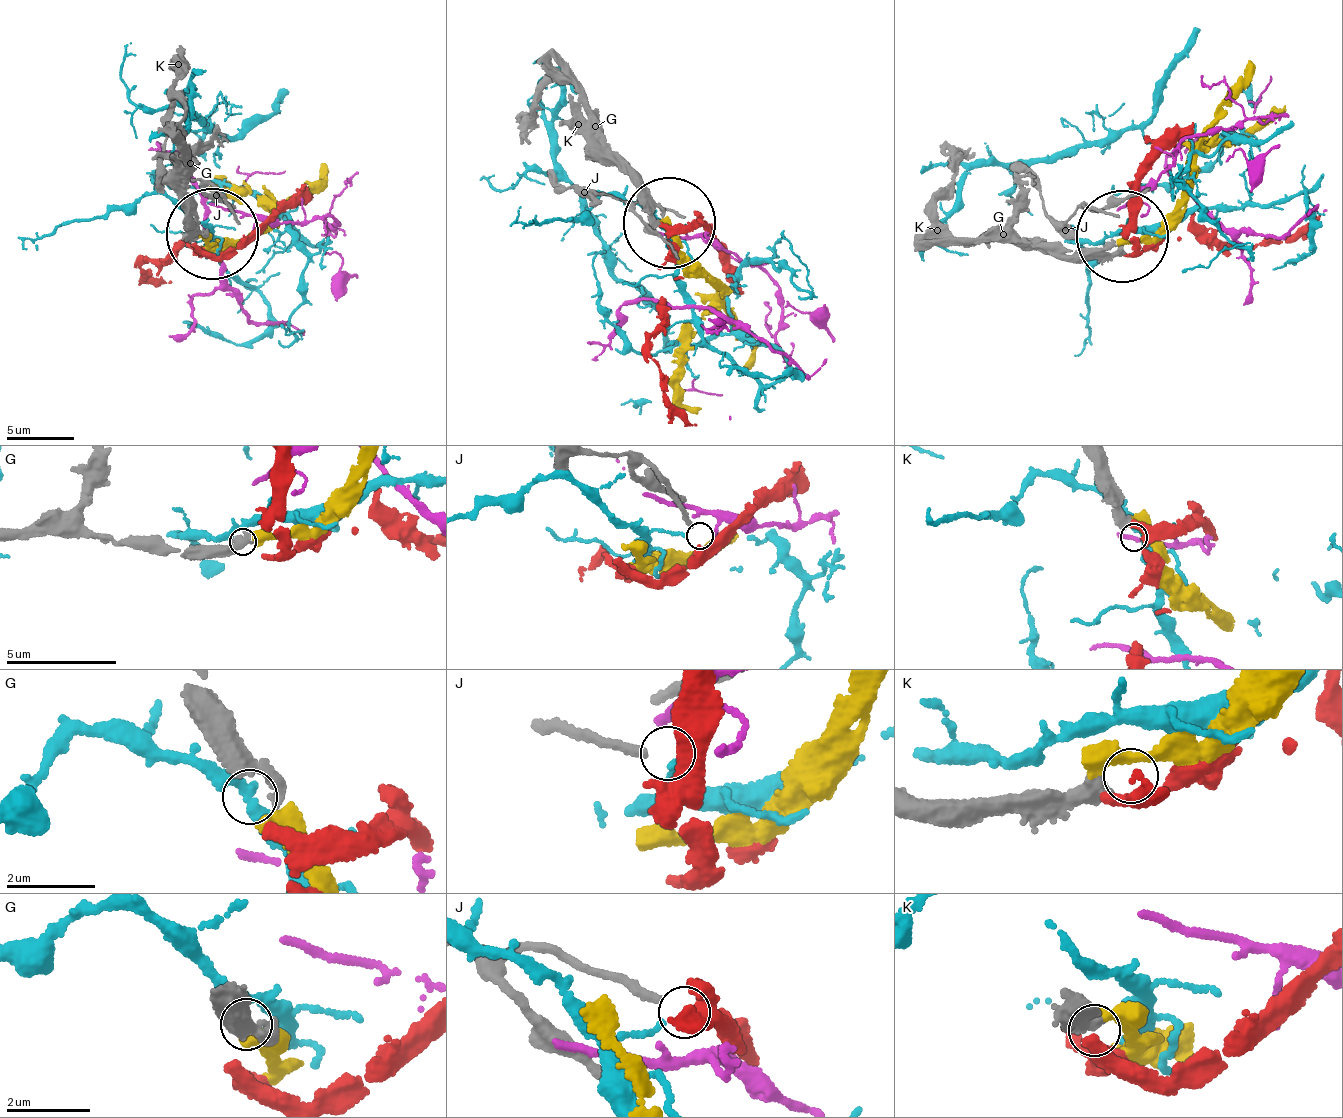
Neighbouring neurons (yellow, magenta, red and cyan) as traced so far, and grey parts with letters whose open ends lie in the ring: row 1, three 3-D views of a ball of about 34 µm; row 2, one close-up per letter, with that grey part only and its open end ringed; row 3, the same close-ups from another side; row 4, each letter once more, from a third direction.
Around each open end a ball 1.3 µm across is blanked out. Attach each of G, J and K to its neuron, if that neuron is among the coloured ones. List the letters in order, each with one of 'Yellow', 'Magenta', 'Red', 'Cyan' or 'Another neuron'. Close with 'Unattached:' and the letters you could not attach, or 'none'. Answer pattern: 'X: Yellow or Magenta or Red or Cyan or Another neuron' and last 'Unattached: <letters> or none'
G: Yellow
J: Another neuron
K: Another neuron
Unattached: J, K

